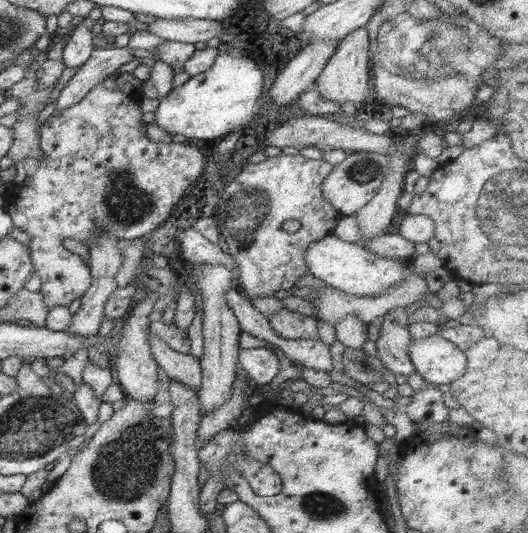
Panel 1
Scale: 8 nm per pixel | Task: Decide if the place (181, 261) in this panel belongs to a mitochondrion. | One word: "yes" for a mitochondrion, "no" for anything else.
no

